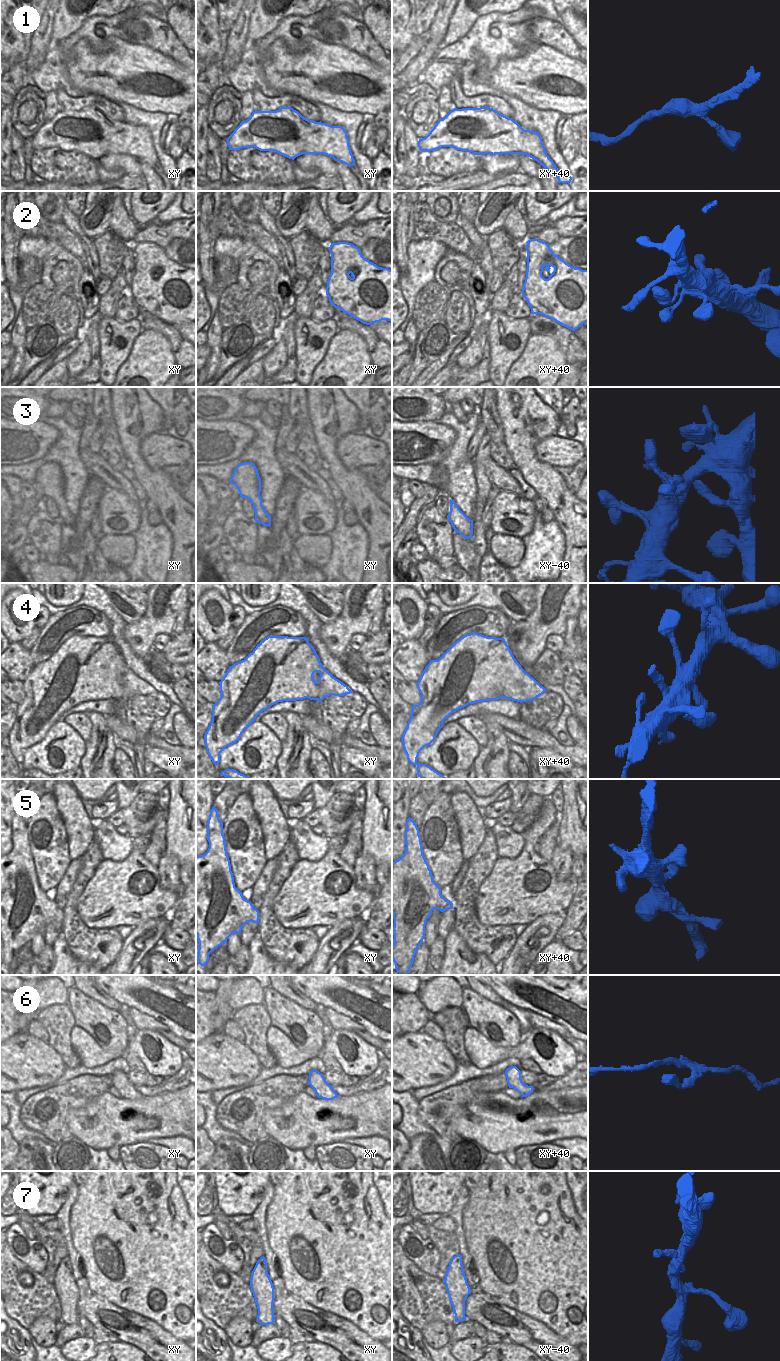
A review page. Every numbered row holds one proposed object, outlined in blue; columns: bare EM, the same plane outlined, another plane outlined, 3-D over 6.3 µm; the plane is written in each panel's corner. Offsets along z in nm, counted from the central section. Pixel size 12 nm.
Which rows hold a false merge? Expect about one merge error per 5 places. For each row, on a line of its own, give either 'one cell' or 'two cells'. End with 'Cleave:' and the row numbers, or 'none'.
1: one cell
2: one cell
3: one cell
4: one cell
5: one cell
6: one cell
7: one cell
Cleave: none

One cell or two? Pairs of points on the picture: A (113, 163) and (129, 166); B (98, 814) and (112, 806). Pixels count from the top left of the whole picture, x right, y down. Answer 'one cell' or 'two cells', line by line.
A: one cell
B: one cell

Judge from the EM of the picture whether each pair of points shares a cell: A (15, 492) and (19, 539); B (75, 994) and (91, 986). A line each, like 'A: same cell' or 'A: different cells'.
A: same cell
B: different cells

